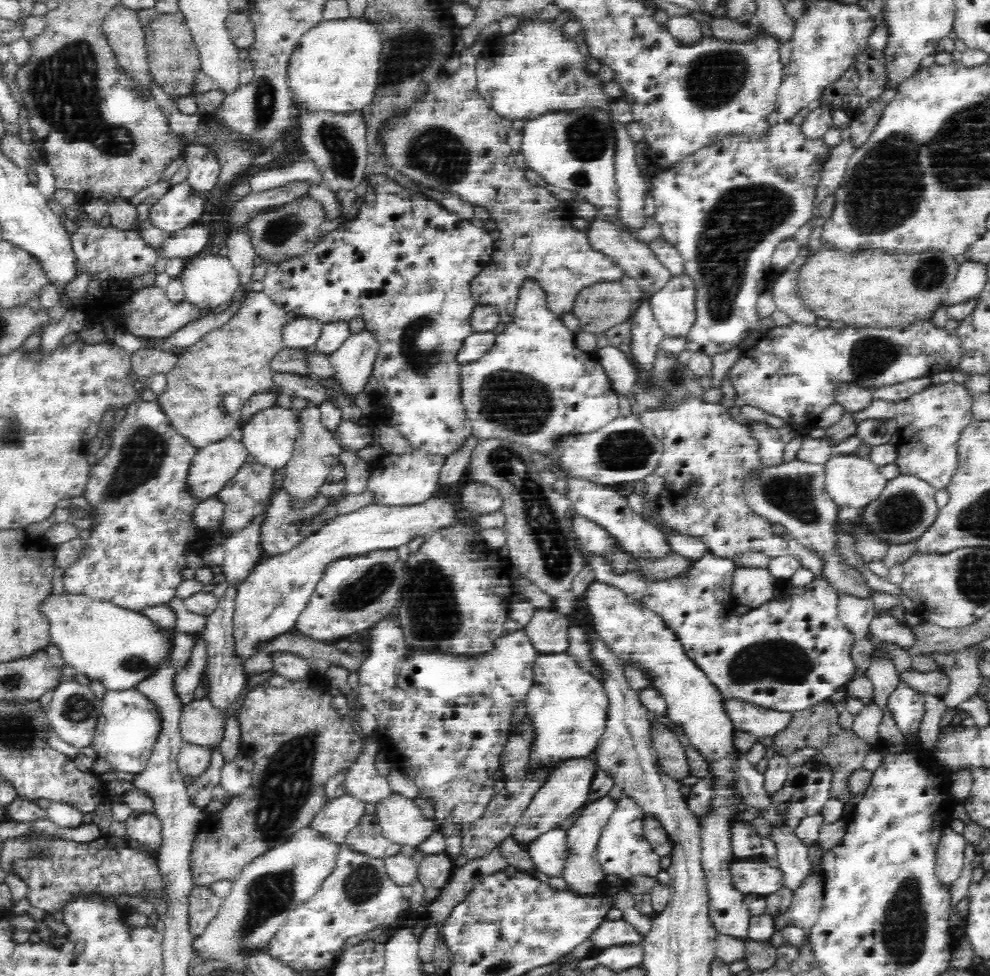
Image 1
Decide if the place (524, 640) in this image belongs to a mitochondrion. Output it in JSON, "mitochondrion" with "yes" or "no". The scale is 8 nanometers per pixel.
{"mitochondrion":"no"}

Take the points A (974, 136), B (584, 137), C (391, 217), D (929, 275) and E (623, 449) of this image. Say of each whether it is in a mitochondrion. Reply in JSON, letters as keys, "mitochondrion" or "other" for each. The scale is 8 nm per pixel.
{"A":"mitochondrion","B":"mitochondrion","C":"other","D":"mitochondrion","E":"mitochondrion"}

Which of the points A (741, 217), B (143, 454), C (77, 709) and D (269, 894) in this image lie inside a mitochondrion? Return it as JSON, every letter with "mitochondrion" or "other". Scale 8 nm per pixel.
{"A":"mitochondrion","B":"mitochondrion","C":"mitochondrion","D":"mitochondrion"}

